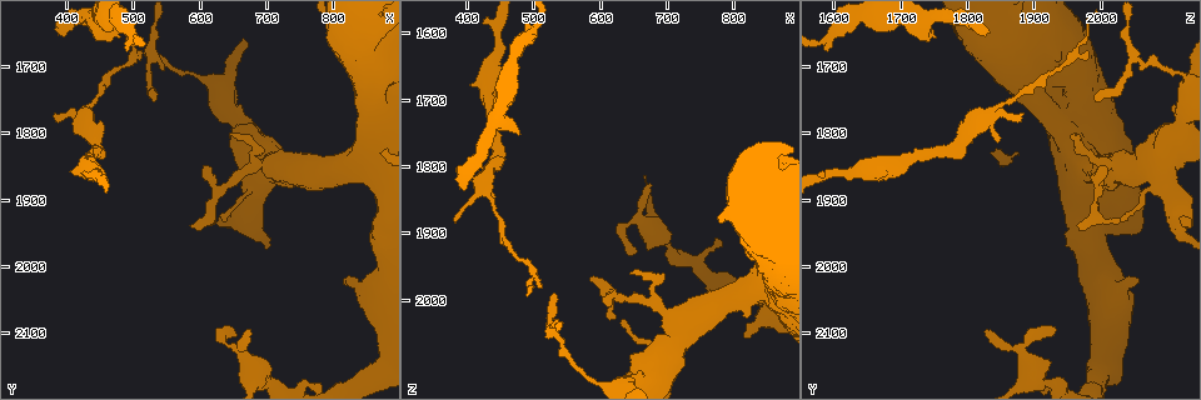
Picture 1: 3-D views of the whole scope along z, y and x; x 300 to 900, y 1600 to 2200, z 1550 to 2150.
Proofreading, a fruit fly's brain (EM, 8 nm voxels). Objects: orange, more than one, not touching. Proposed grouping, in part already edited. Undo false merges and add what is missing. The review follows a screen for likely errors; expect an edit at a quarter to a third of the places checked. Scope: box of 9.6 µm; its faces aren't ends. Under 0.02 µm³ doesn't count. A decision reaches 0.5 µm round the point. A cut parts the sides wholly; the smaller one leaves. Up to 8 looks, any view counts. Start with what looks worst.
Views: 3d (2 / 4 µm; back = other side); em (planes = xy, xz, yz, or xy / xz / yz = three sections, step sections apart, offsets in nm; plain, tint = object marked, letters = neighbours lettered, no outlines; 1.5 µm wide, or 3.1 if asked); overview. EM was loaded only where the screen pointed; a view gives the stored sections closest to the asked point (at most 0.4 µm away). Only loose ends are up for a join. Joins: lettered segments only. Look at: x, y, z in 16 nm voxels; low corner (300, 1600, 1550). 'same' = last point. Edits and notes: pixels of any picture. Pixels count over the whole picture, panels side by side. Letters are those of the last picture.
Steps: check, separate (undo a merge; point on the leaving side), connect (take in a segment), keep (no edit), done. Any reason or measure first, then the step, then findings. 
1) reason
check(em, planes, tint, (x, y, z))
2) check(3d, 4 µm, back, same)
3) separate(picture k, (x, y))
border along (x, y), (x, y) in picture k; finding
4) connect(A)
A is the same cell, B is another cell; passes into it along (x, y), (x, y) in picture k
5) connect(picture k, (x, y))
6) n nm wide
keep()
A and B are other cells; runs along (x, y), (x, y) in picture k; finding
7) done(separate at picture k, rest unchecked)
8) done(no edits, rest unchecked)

an open end
check(em, planes, tint, (395, 1650, 1830))

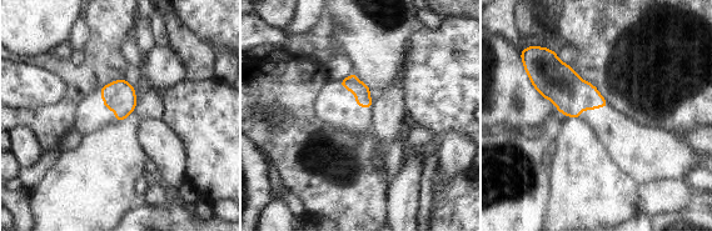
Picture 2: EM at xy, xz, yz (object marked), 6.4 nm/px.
check(em, planes, letters, same)

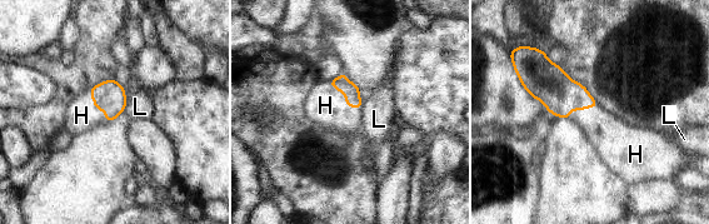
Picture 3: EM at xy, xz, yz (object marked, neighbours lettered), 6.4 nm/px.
H touches over 260 nm
connect(H)
H is the same cell, L is another cell; it goes on there

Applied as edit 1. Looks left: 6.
an open end
check(em, planes, tint, (535, 1750, 1990))

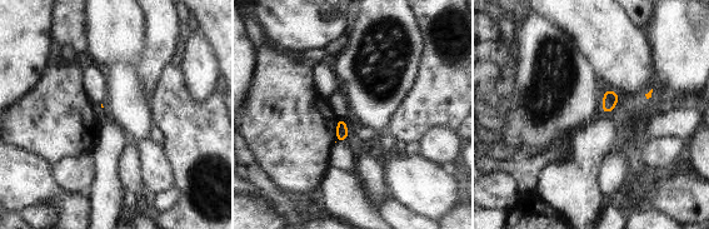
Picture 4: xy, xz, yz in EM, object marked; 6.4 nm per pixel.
see the neighbours
check(em, planes, letters, same)

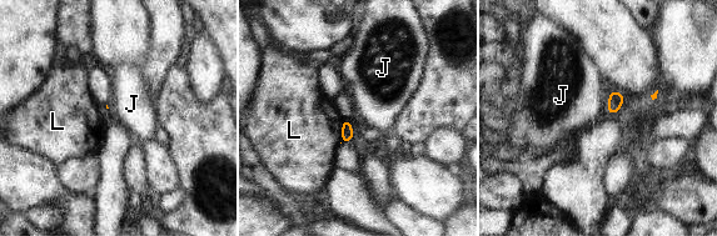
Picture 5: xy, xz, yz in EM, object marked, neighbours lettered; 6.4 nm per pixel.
J touches over 150 nm
keep()
J and L are other cells; none of them fits

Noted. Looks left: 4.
done(connect at picture 3, rest unchecked)

